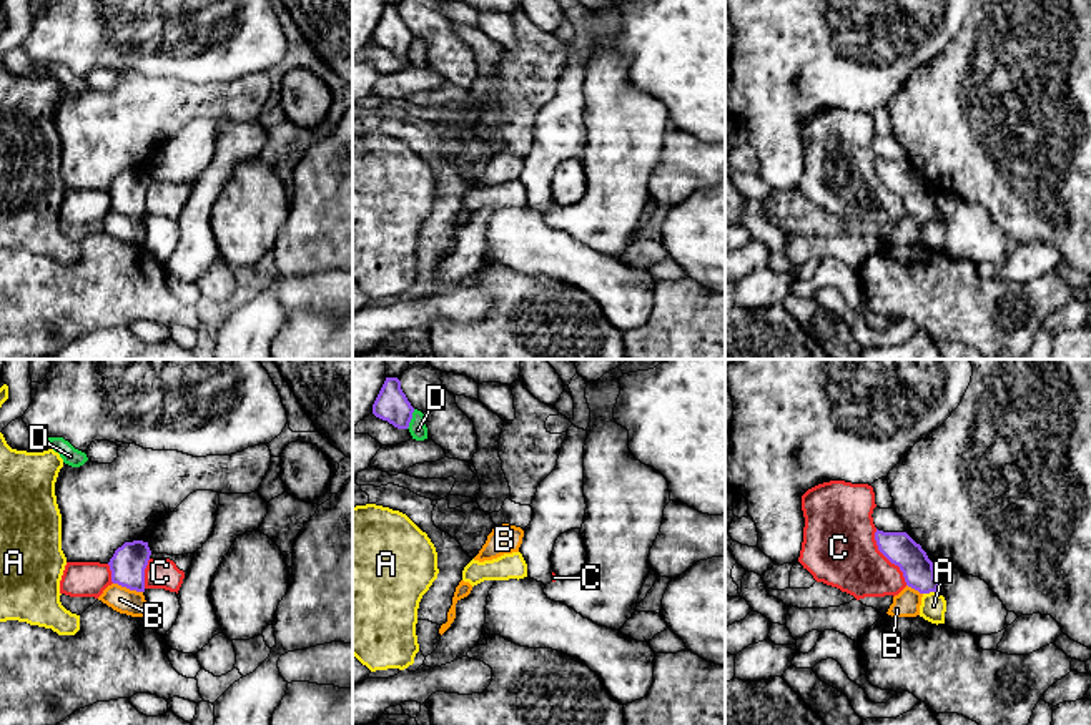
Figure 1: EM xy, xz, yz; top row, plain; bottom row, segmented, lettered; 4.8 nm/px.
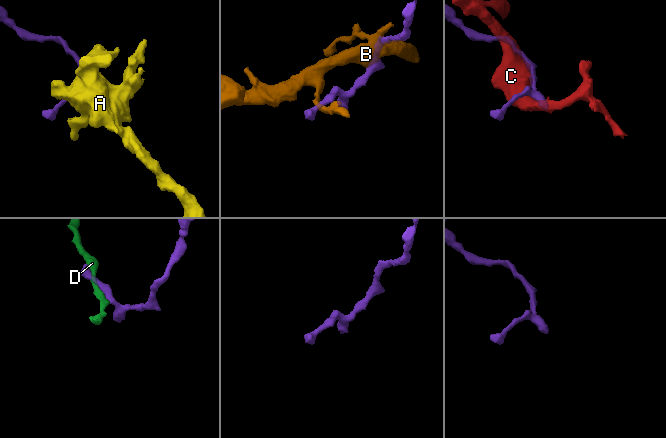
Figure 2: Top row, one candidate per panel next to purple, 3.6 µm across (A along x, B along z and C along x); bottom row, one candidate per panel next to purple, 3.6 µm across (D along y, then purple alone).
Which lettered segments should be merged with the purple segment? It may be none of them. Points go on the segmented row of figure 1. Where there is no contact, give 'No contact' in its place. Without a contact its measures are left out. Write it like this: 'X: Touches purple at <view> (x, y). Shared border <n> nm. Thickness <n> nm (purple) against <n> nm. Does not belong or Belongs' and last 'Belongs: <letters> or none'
A: Touches purple at yz (928, 592). Shared border 70 nm. Thickness 160 nm (purple) against 130 nm. Does not belong
B: Touches purple at xy (128, 587). Shared border 150 nm. Thickness 170 nm (purple) against 120 nm. Does not belong
C: Touches purple at yz (887, 557). Shared border 320 nm. Thickness 160 nm (purple) against 360 nm. Does not belong
D: Touches purple at xz (409, 419). Shared border 100 nm. Thickness 160 nm (purple) against 90 nm. Does not belong
Belongs: none

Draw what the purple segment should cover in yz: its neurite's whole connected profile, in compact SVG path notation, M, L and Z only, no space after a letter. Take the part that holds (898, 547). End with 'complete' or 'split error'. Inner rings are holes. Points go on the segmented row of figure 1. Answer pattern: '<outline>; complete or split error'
M875 532L878 550L903 572L908 587L920 594L936 592L941 585L935 579L933 562L906 532Z; complete

